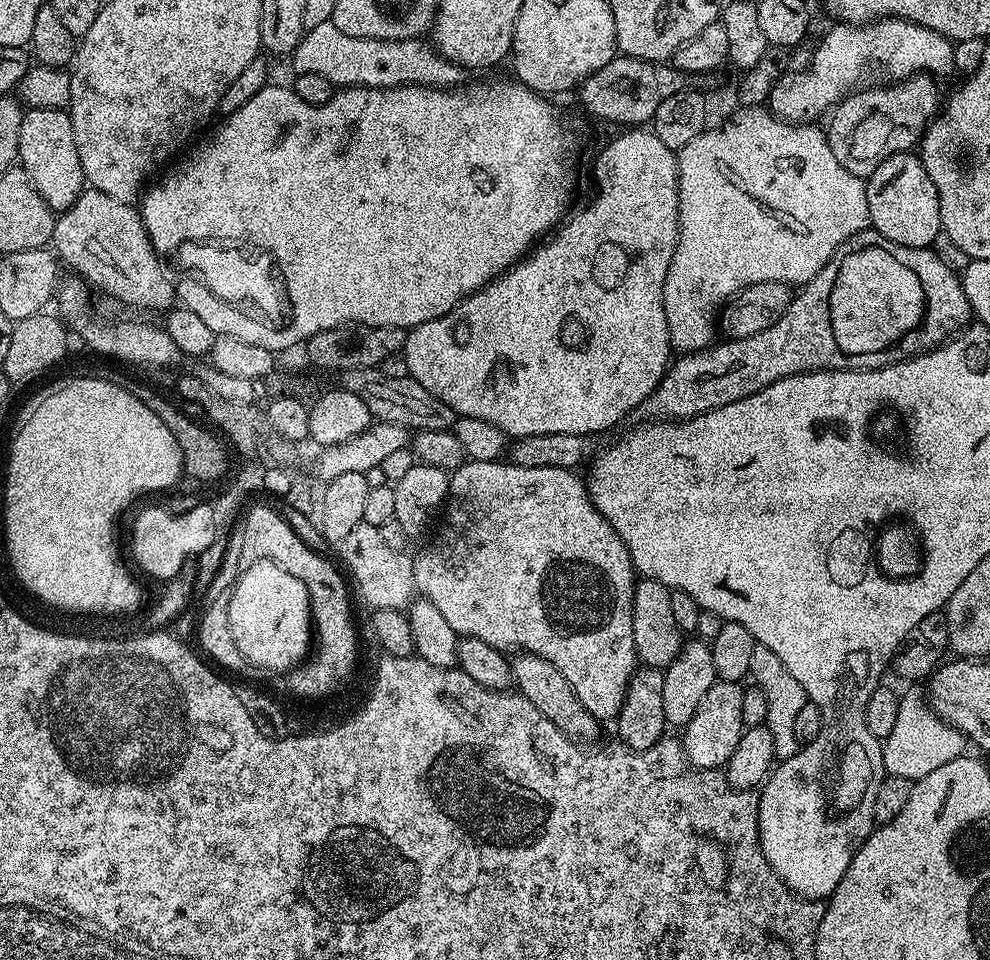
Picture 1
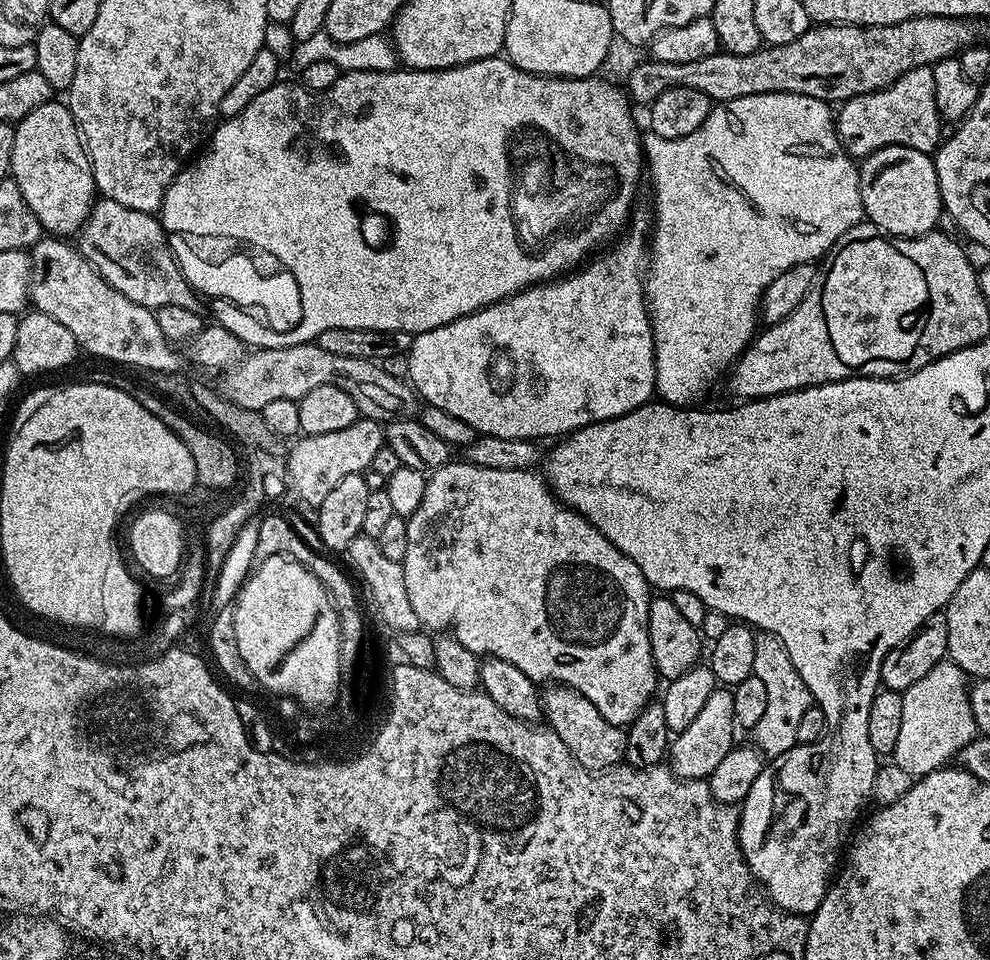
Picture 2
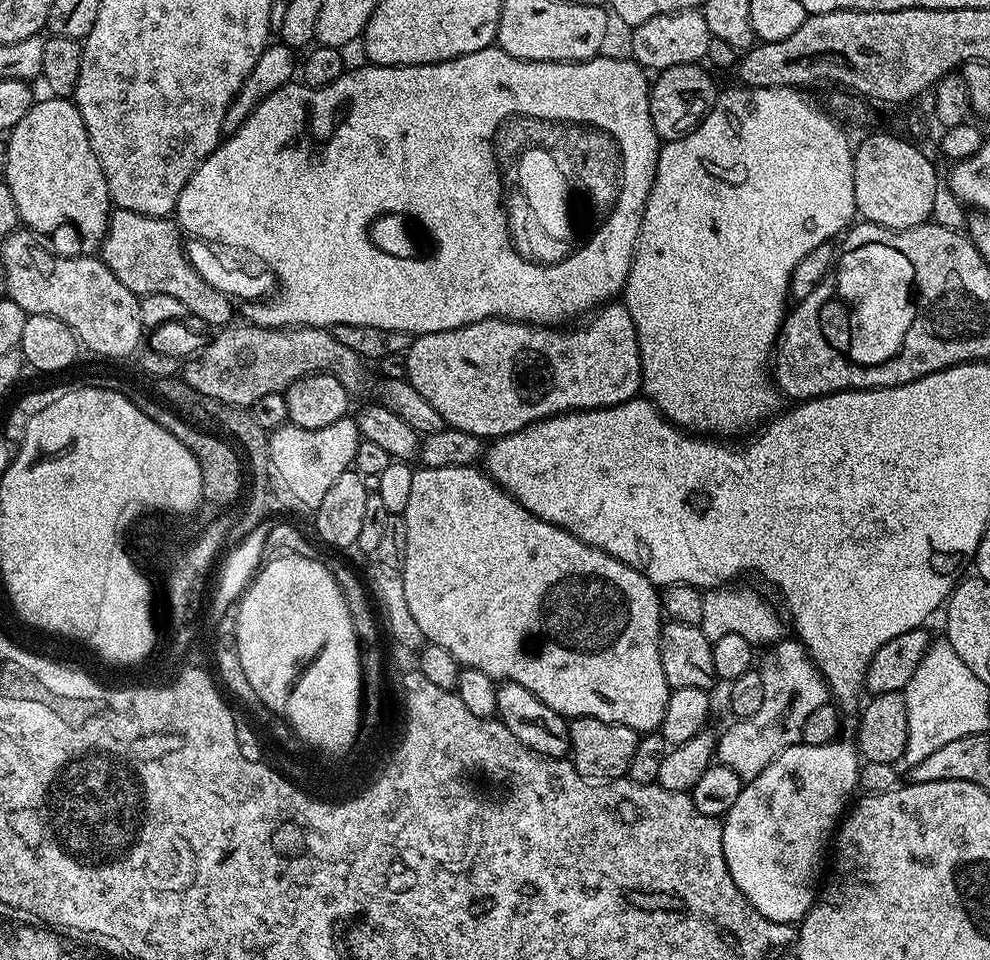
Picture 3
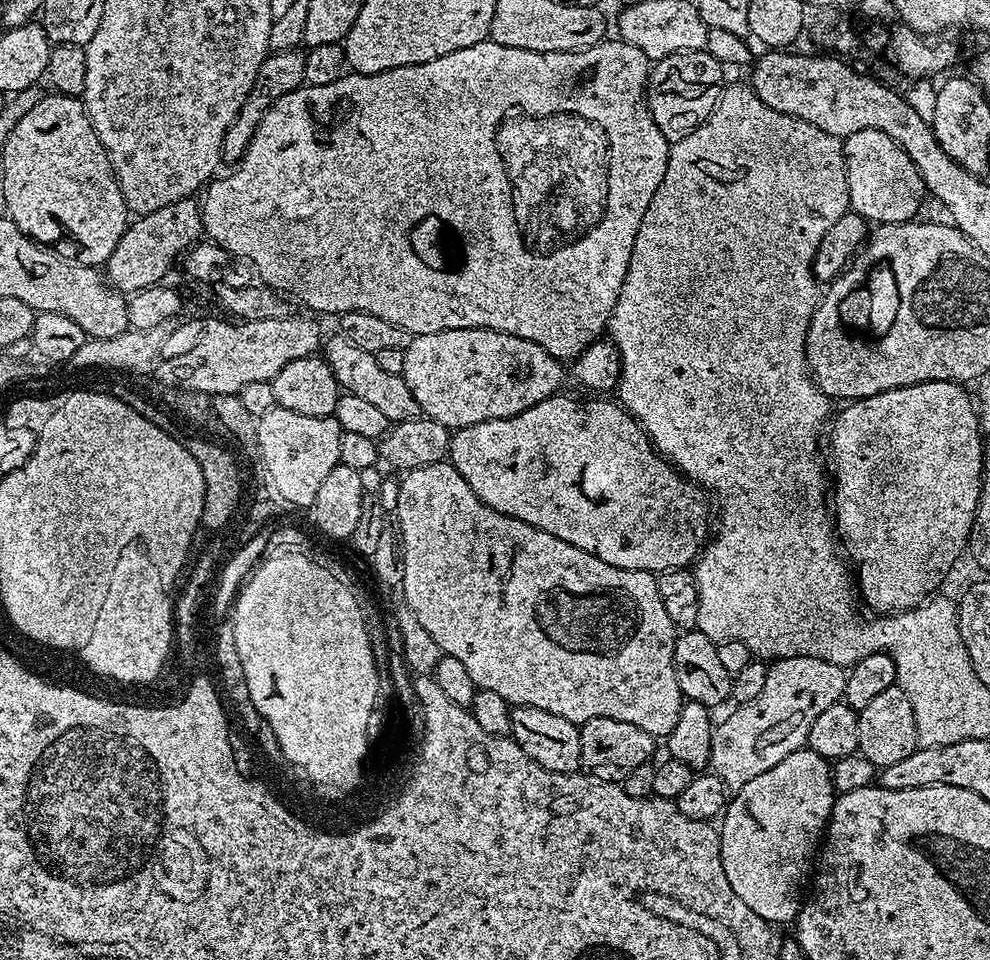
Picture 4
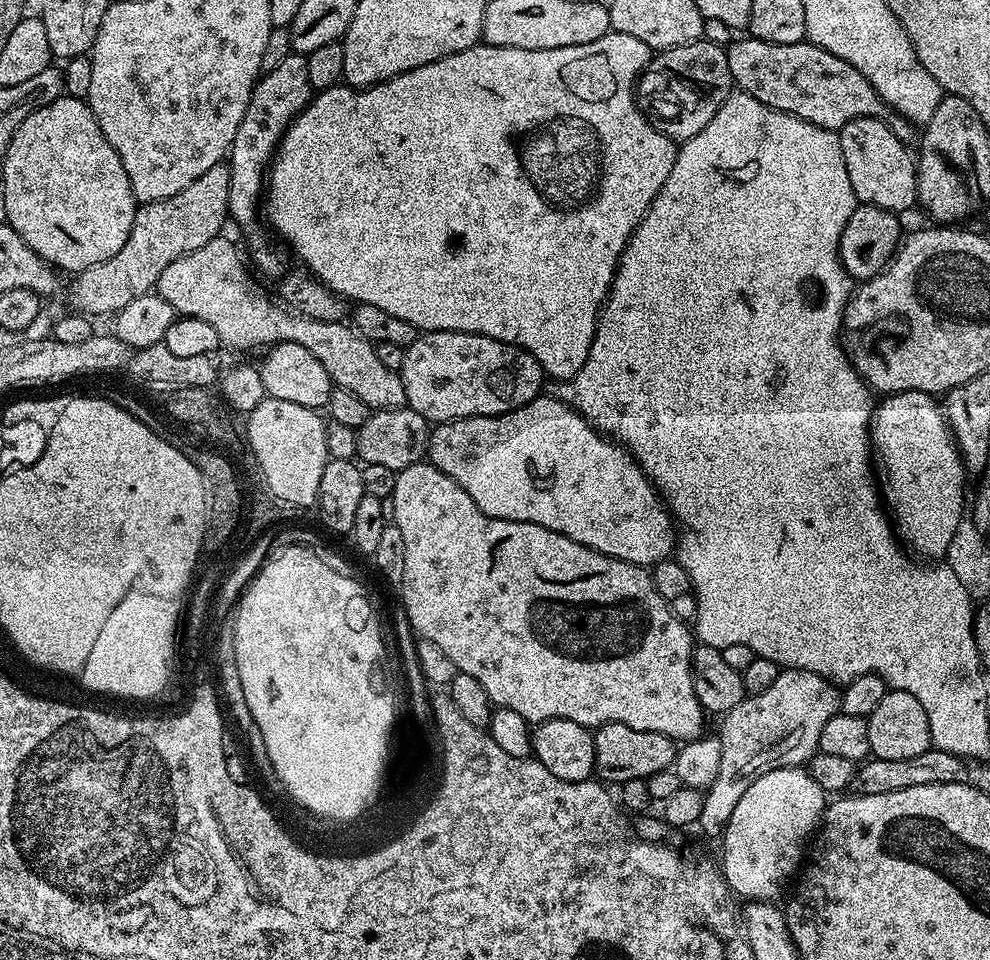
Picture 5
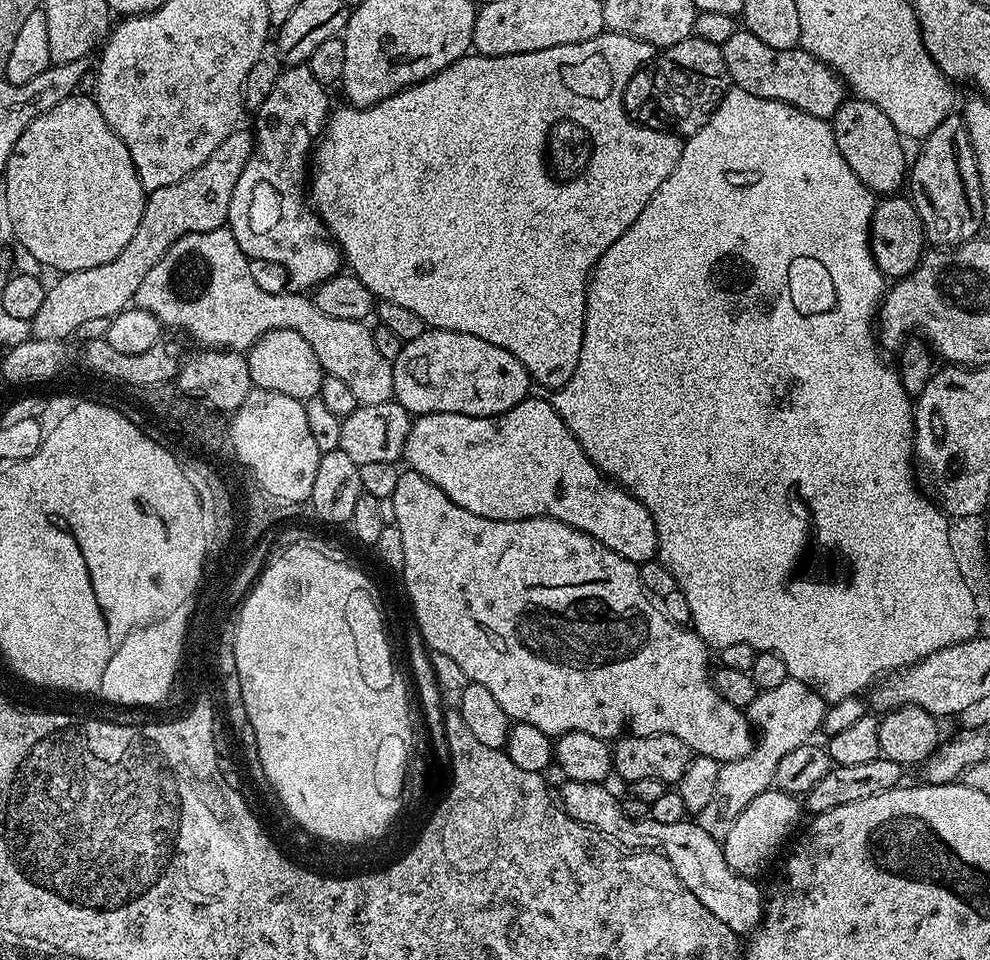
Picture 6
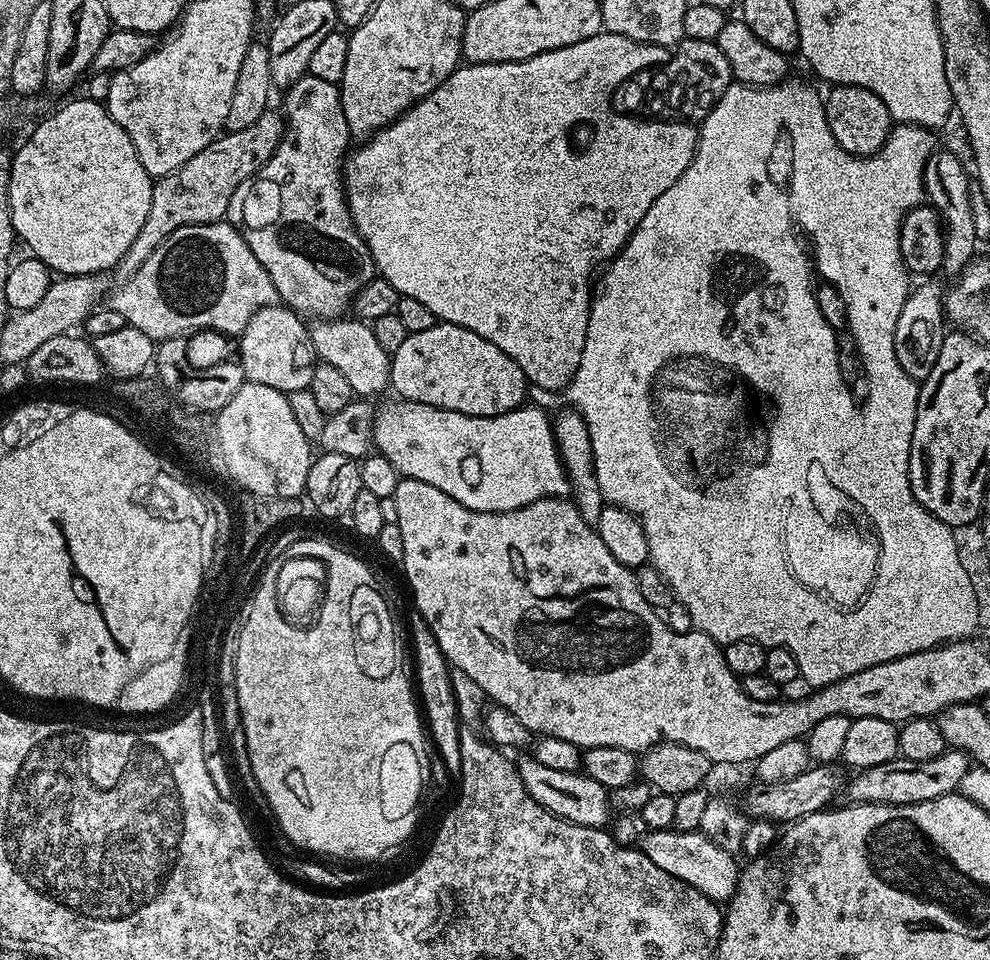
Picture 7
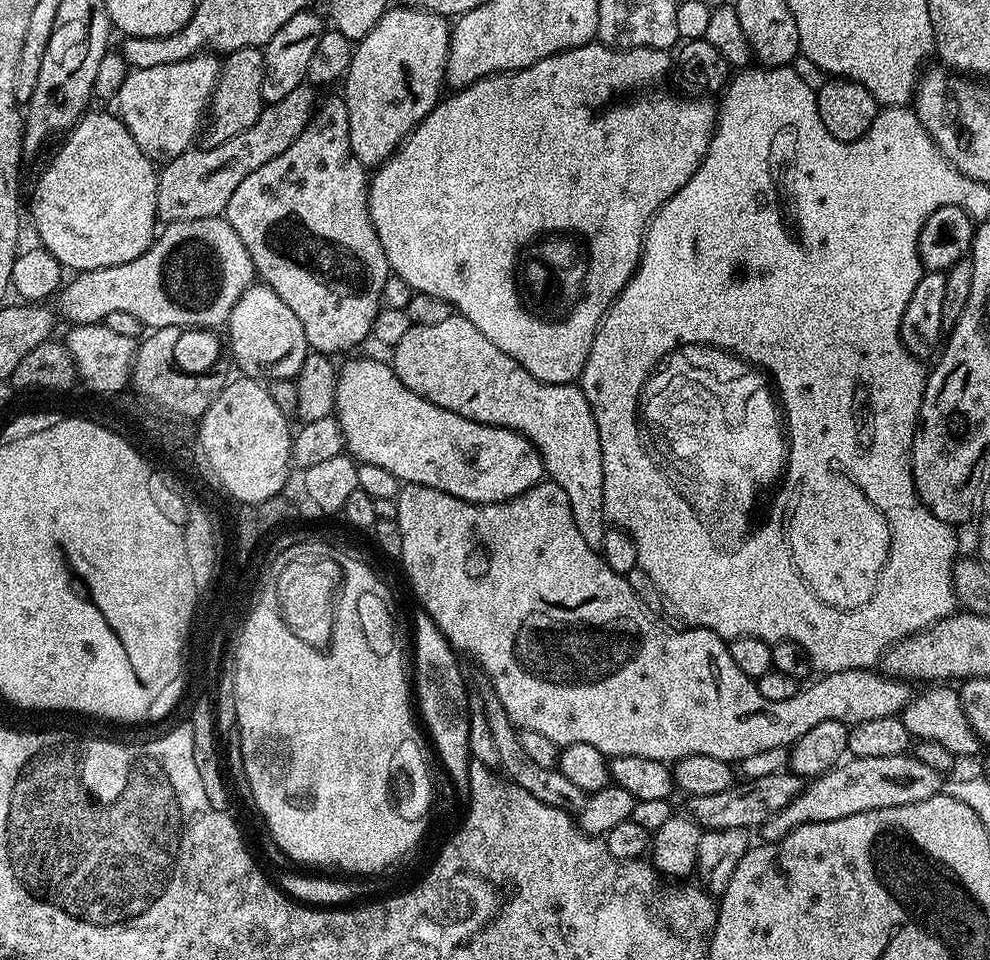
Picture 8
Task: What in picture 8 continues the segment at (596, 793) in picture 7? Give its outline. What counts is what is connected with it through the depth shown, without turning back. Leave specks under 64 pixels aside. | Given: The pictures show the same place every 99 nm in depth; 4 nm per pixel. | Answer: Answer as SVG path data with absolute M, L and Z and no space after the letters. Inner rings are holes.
M488 690L482 697L486 722L490 726L490 735L494 738L494 746L498 749L498 768L508 779L513 780L526 794L538 798L538 802L546 802L546 806L551 808L560 808L569 814L578 814L582 810L586 793L578 790L574 782L569 782L566 774L562 774L559 767L547 768L538 766L526 755L526 750L522 750L520 741L520 732L518 731L512 719L506 714L502 702L496 697L495 692Z

